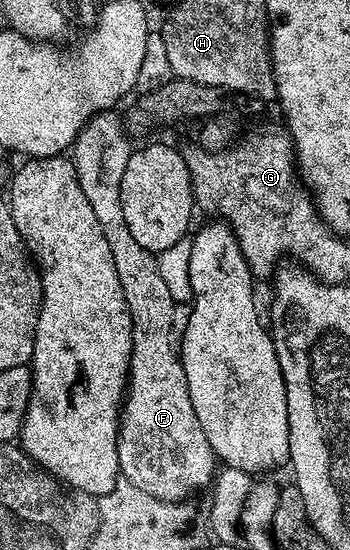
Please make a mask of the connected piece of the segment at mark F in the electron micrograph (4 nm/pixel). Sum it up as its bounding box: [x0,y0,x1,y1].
[70,112,218,502]

